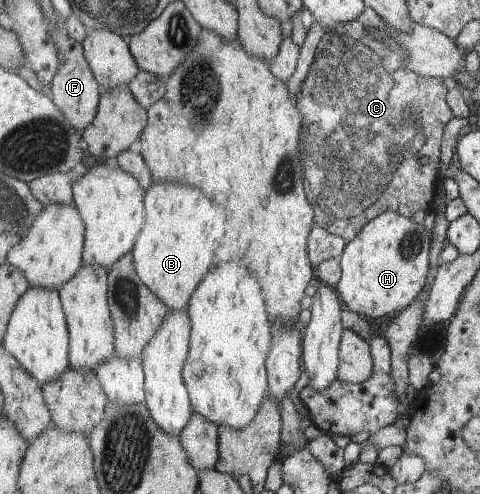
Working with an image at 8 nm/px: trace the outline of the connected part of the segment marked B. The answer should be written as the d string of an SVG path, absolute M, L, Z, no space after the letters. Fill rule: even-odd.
M153 182L146 190L145 200L144 227L132 250L137 272L149 290L165 301L169 310L188 312L189 300L199 287L199 282L211 270L221 238L225 236L225 212L199 188L187 184ZM177 202L183 202L181 206L191 206L191 218L183 218L185 214L175 210L175 206L179 206Z

